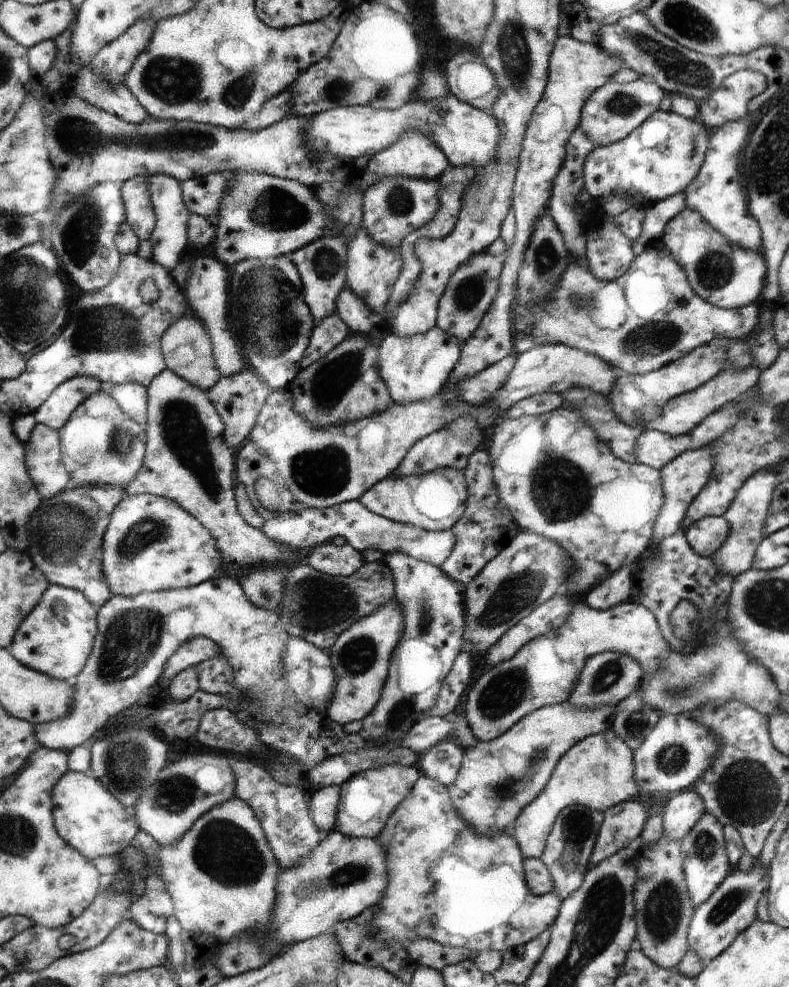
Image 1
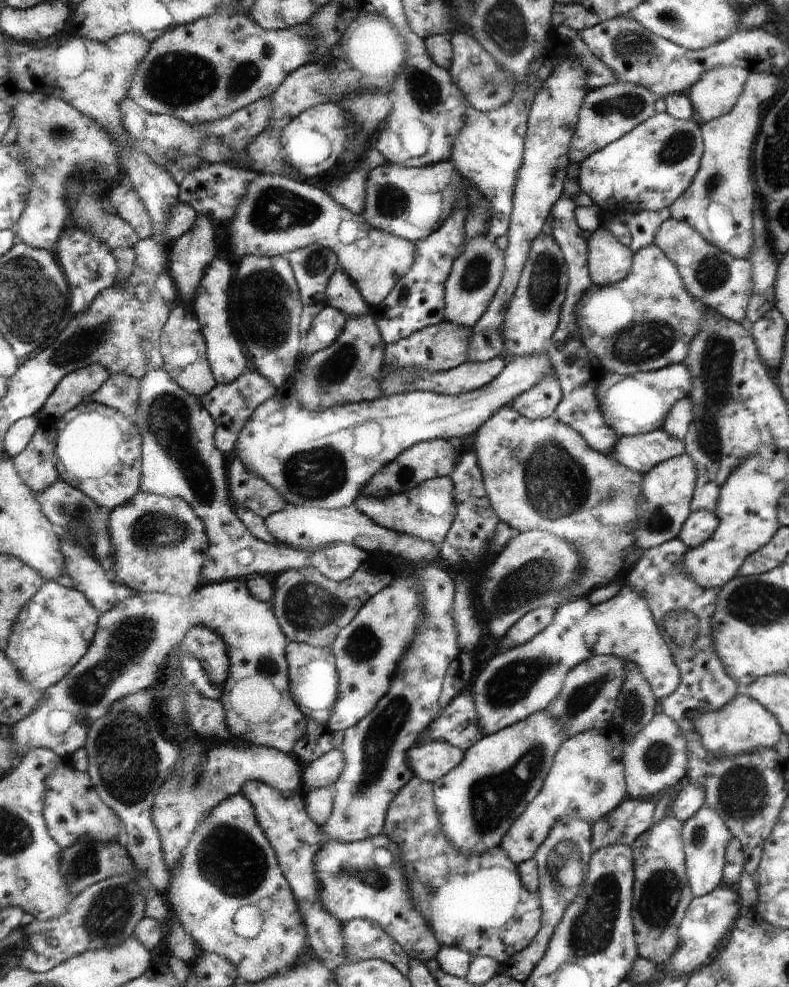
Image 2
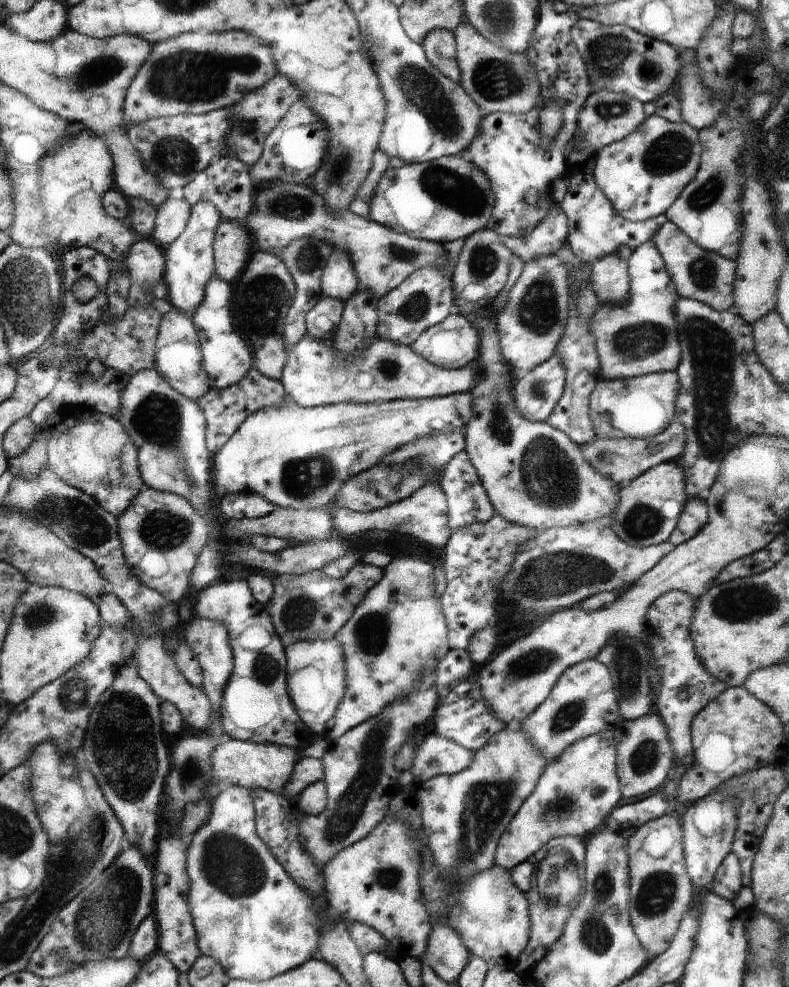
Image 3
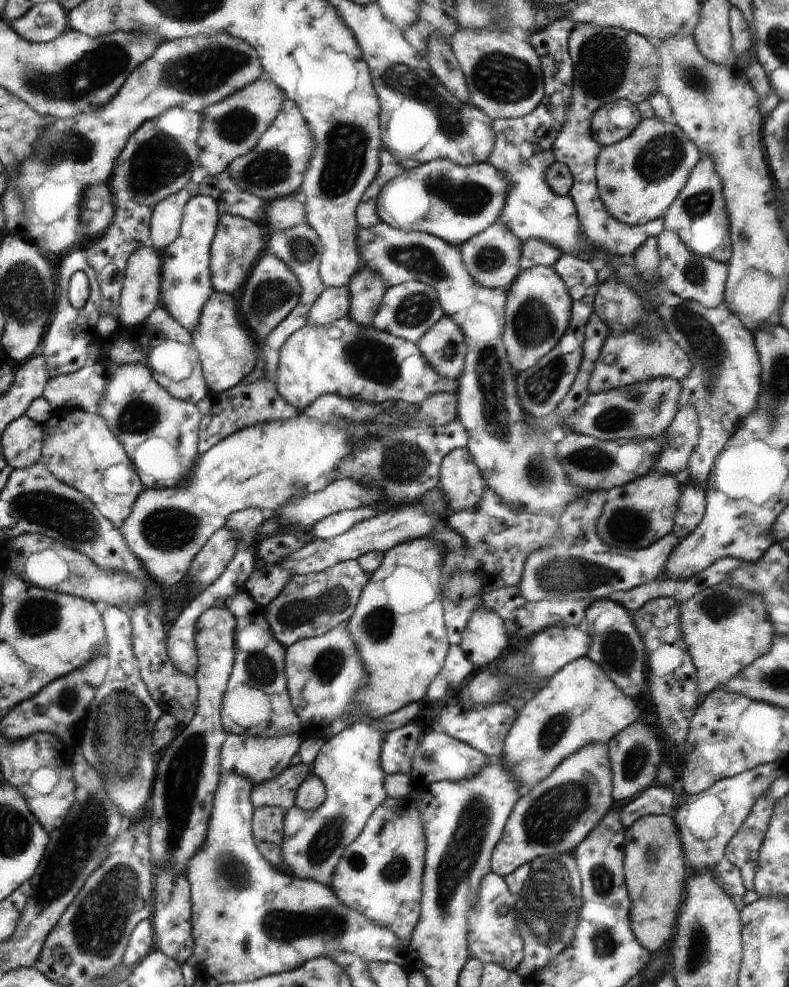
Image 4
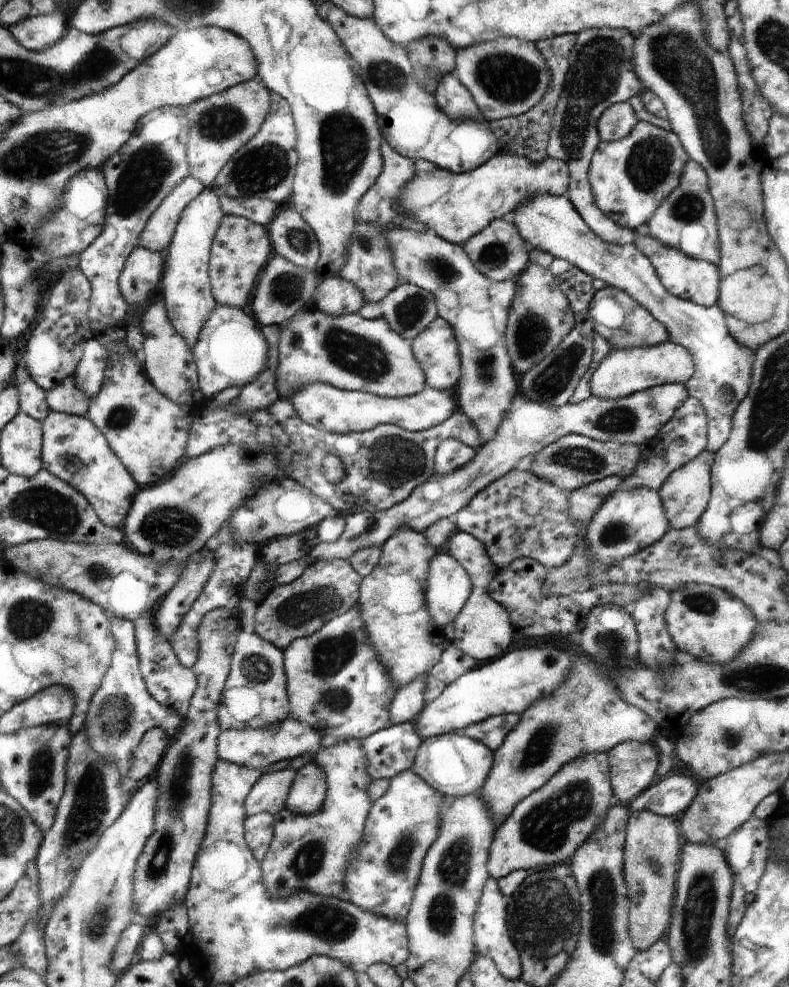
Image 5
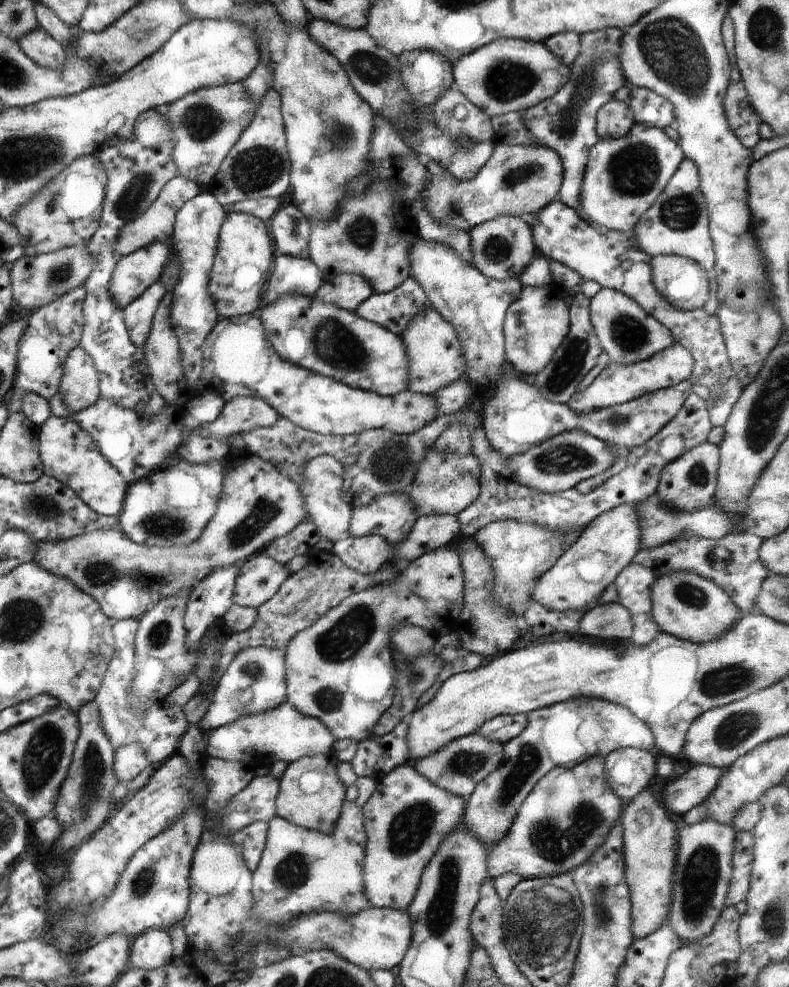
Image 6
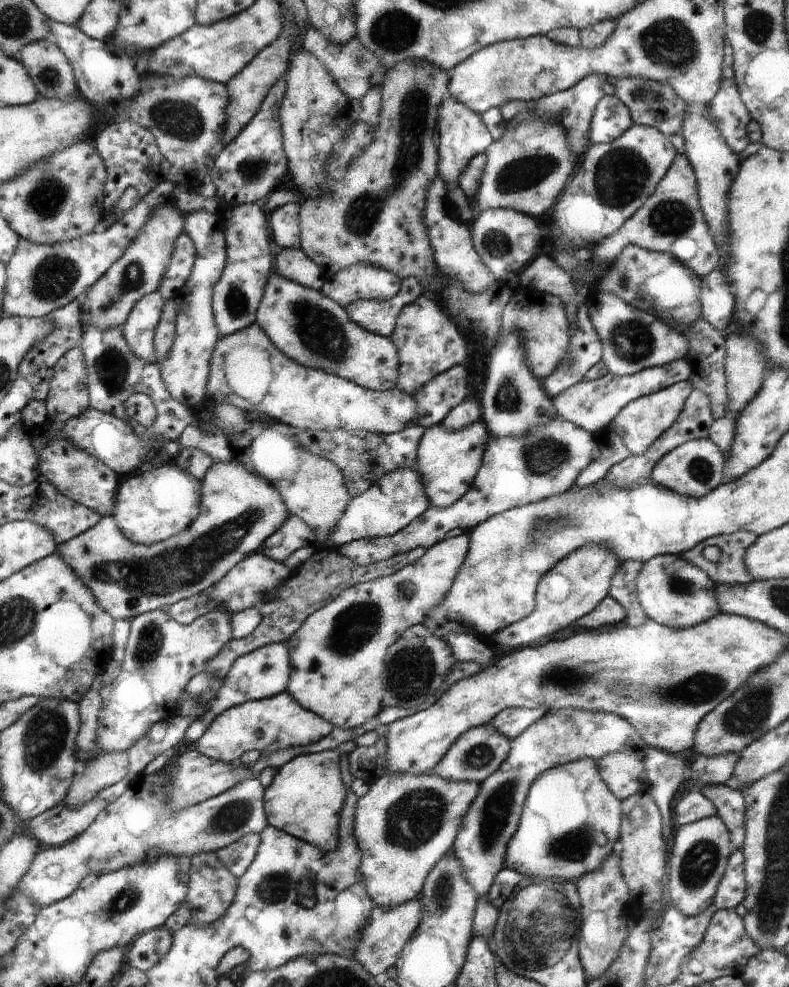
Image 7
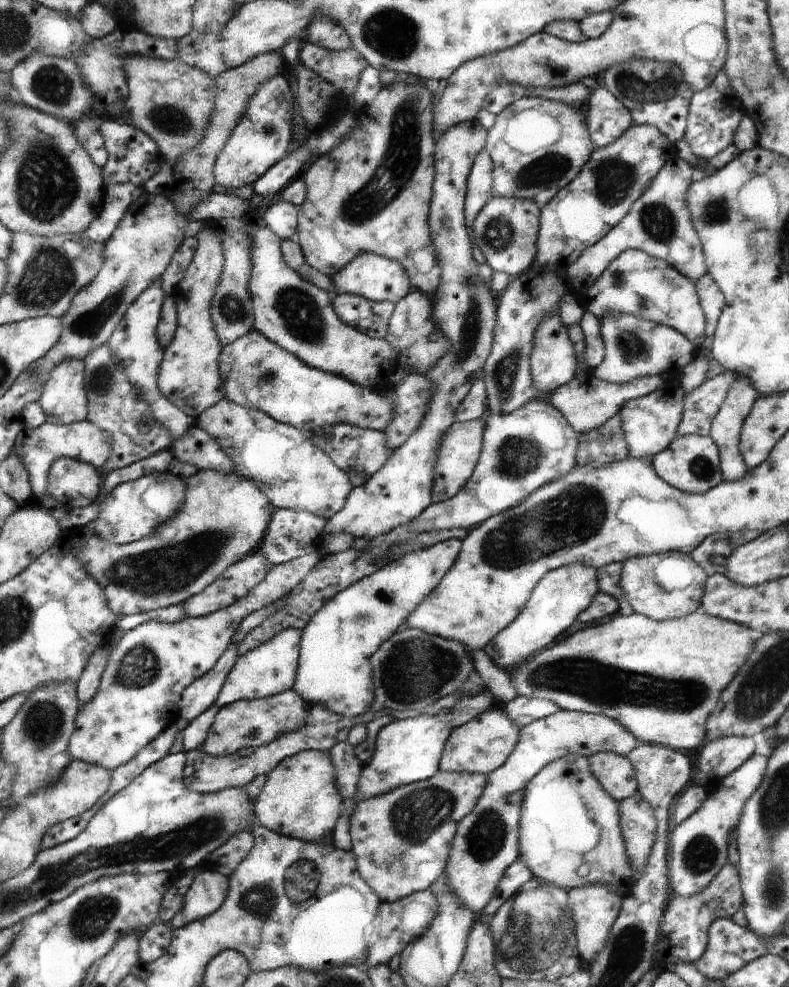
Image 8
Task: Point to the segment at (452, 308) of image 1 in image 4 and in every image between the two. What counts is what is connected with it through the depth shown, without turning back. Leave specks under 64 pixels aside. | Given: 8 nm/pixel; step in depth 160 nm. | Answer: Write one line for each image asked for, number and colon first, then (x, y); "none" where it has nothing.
2: (476, 276)
3: (481, 273)
4: (494, 257)

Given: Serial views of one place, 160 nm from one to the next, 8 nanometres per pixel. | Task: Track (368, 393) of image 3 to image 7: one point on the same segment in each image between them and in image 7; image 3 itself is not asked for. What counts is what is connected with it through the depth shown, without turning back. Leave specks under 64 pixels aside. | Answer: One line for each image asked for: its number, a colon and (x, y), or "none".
4: (345, 359)
5: (348, 352)
6: (339, 344)
7: (311, 328)

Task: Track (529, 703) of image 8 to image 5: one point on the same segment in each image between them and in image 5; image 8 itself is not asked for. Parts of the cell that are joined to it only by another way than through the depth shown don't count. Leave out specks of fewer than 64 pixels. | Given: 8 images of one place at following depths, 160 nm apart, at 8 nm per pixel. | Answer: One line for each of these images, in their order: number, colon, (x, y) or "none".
5: (493, 731)
6: (501, 729)
7: (511, 722)

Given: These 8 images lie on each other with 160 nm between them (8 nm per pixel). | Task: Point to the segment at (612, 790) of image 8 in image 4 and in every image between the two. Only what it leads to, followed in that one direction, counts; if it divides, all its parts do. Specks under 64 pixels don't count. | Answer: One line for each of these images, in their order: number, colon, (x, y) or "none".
4: (634, 753)
5: (633, 763)
6: (630, 770)
7: (623, 773)

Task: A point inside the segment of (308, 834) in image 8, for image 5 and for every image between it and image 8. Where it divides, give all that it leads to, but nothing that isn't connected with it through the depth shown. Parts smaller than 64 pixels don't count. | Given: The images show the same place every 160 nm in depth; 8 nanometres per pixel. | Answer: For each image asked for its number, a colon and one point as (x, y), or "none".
5: (308, 794)
6: (311, 795)
7: (307, 796)

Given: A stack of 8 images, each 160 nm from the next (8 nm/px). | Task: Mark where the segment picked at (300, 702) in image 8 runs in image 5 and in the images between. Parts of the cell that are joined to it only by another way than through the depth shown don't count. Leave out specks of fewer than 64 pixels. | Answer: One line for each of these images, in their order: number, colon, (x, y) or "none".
5: (258, 749)
6: (284, 734)
7: (277, 723)

